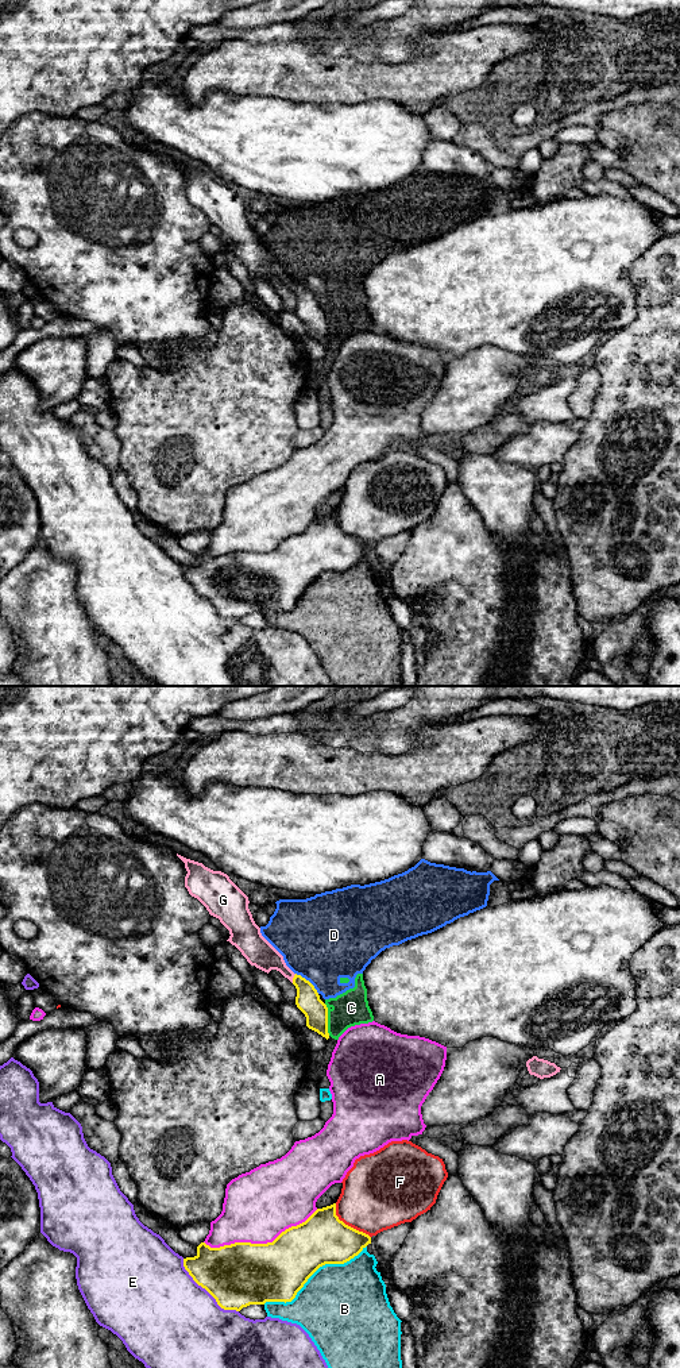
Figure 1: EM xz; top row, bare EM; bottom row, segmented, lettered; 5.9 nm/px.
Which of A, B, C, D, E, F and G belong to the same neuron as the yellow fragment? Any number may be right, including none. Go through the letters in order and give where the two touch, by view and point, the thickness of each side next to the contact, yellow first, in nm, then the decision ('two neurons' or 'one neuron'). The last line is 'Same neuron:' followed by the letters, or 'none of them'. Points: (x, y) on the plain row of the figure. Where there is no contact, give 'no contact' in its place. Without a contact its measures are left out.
A: xz (261, 553) | 380/420 nm | two neurons
B: xz (312, 582) | 360/500 nm | two neurons
C: xz (327, 328) | 150/200 nm | two neurons
D: xz (308, 289) | 150/480 nm | two neurons
E: xz (207, 598) | 380/500 nm | two neurons
F: xz (347, 534) | 300/420 nm | two neurons
G: xz (293, 286) | 150/160 nm | two neurons
Same neuron: none of them

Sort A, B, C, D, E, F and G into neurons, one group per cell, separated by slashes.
A / B / C D / E / F / G

